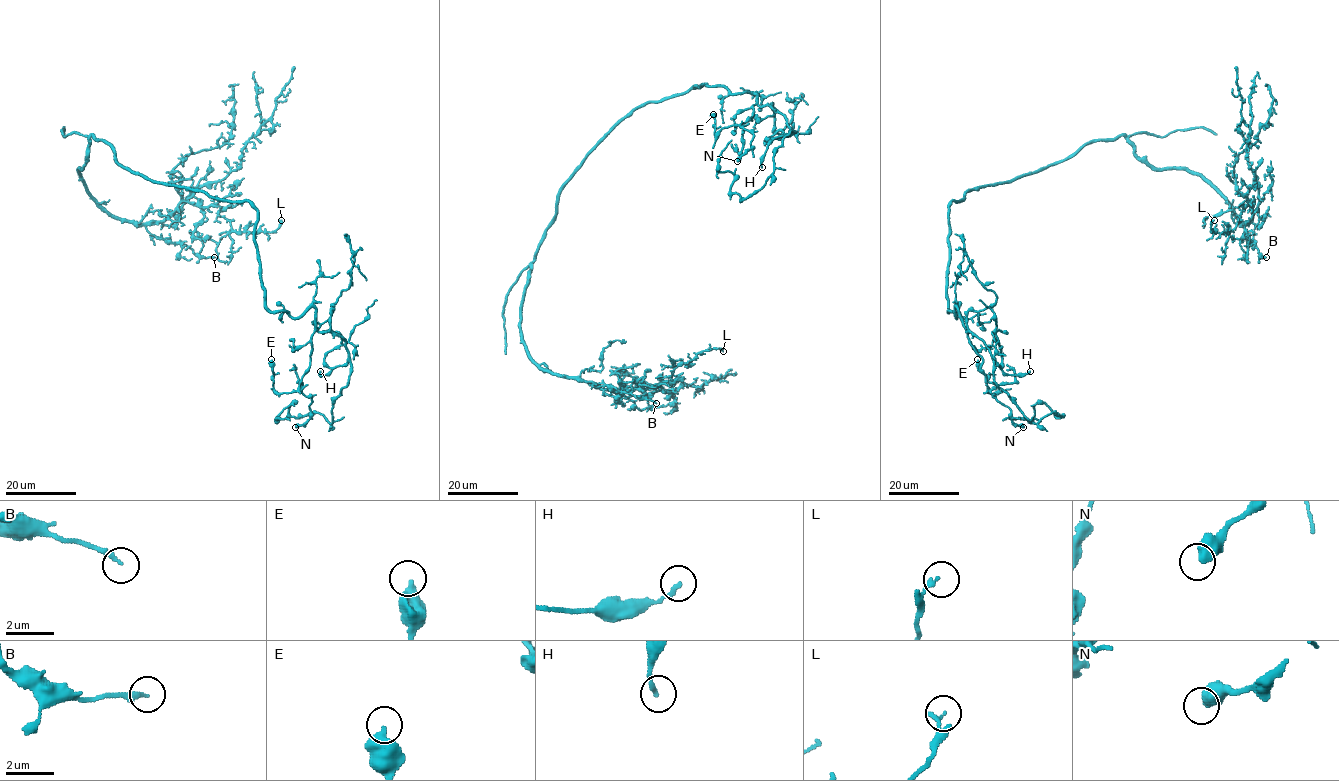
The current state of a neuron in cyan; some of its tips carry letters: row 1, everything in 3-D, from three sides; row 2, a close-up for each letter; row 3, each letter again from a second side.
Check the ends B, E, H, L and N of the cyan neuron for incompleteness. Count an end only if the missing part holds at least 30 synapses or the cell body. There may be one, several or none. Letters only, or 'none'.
none

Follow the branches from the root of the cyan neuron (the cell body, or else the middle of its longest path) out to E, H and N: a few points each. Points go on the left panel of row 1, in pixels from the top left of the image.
E: (160, 182), (256, 210), (265, 306), (293, 317), (315, 309), (297, 390), (274, 390), (271, 359)
H: (160, 182), (256, 210), (265, 306), (293, 317), (313, 307), (315, 328), (345, 342), (349, 359), (320, 371)
N: (160, 182), (248, 201), (257, 212), (265, 306), (293, 317), (315, 309), (299, 384), (310, 417), (295, 427)

